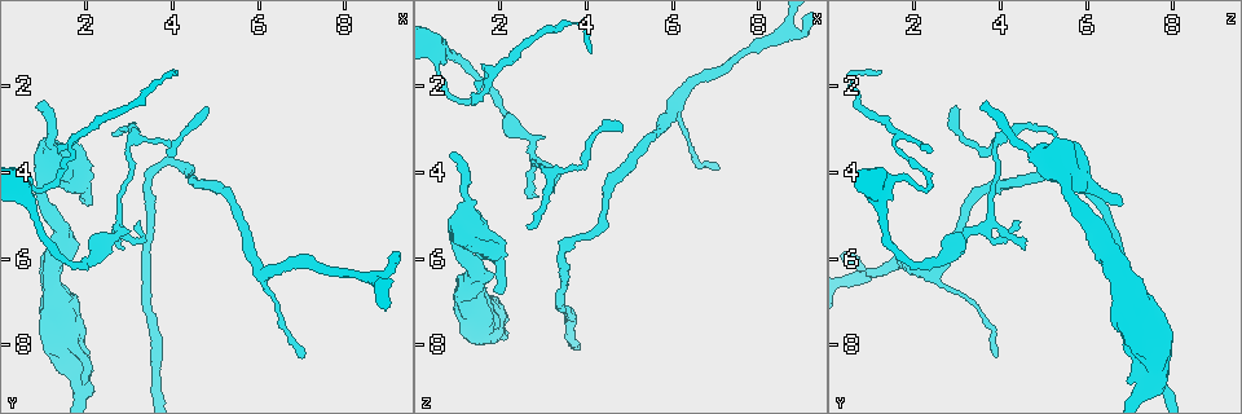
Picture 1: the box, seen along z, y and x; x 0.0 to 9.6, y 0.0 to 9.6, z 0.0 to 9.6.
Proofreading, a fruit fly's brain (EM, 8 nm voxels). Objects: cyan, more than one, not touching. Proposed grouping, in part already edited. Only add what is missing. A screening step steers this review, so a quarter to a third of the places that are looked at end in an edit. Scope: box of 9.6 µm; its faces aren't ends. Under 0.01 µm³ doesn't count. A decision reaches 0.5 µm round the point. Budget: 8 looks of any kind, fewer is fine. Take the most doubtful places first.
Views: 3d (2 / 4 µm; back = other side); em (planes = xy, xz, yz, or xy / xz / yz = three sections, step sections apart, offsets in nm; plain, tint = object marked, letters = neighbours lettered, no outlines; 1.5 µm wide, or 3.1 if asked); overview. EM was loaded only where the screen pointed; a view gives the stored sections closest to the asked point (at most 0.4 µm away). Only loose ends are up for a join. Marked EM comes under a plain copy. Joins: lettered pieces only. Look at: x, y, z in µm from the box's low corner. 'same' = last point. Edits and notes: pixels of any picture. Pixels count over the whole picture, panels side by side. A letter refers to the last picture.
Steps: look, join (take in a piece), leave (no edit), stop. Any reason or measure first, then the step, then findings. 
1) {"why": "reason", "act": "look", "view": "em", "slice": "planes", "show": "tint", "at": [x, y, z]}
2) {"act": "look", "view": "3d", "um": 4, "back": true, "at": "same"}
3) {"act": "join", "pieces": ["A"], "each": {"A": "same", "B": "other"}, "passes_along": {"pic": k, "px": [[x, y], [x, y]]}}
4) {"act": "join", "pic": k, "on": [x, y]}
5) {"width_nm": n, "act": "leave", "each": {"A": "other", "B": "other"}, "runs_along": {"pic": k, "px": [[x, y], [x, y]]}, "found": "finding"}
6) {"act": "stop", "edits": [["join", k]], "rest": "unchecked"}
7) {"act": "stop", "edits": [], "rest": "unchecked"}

{"why": "branch stops here", "act": "look", "view": "3d", "um": 2, "back": true, "at": [0.90, 2.50, 3.55]}

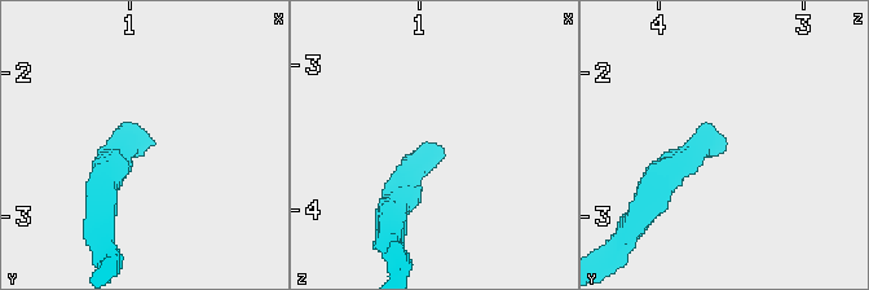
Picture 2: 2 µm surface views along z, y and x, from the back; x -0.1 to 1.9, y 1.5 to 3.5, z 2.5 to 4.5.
{"act": "look", "view": "em", "slice": "planes", "show": "letters", "at": [0.88, 2.50, 3.54]}

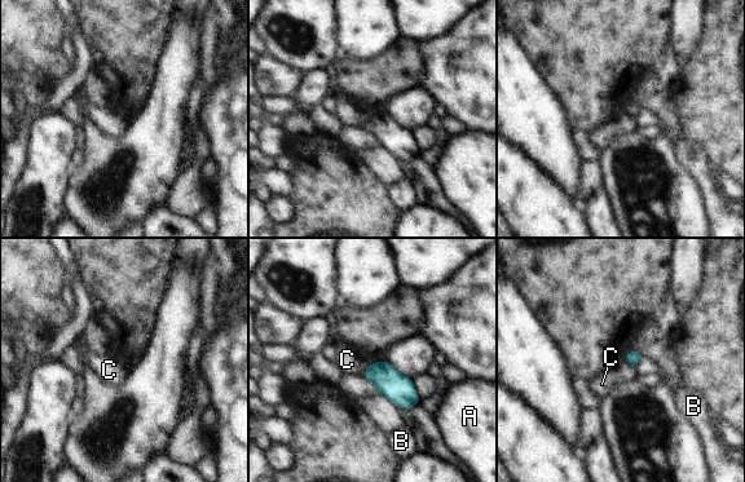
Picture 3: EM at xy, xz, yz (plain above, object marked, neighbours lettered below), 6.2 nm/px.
{"longest_contact_nm": ["C", 90], "act": "leave", "each": {"A": "other", "B": "other", "C": "other"}, "border": {"pic": 3, "px": [[624, 361], [635, 367]]}, "found": "no lettered piece goes on from it"}

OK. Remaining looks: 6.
{"why": "tapers out", "act": "look", "view": "em", "slice": "xz", "step": 8, "show": "letters", "at": [2.90, 5.85, 4.55]}

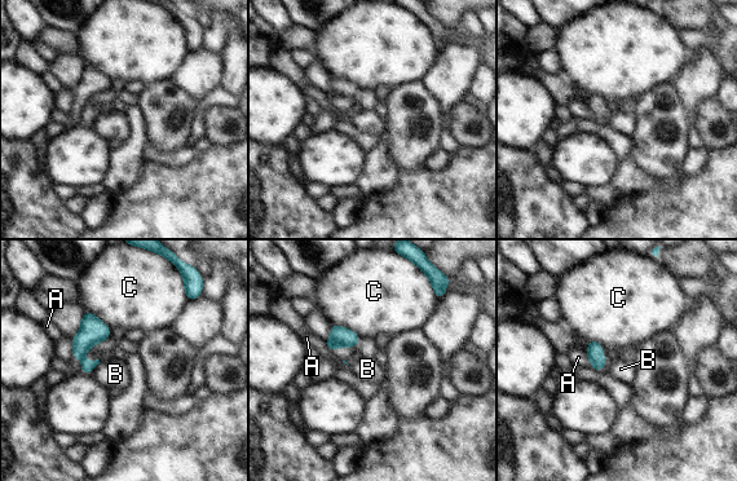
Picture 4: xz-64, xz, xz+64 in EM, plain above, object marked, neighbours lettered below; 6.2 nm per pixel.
{"act": "look", "view": "em", "slice": "planes", "show": "letters", "at": "same"}

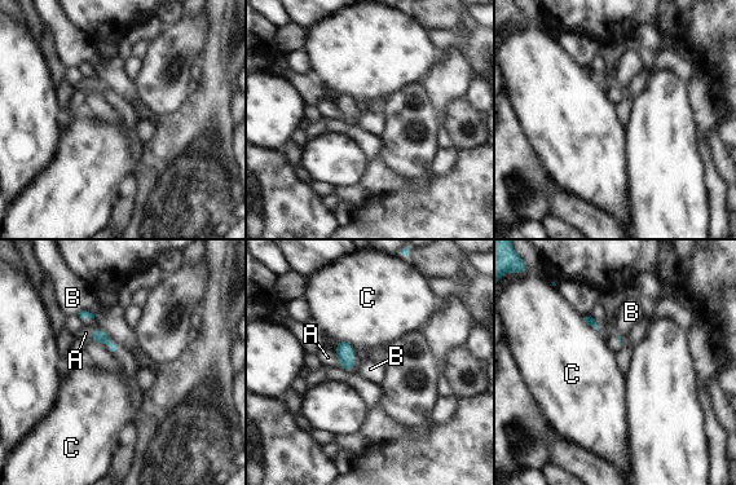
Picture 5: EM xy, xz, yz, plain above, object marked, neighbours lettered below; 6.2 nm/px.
{"act": "leave", "each": {"A": "other", "B": "other", "C": "other"}, "border": {"pic": 5, "px": [[582, 317], [598, 331]]}, "found": "none of them fits"}

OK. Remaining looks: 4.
{"why": "thin end", "act": "look", "view": "em", "slice": "planes", "show": "letters", "at": [7.05, 8.35, 3.85]}

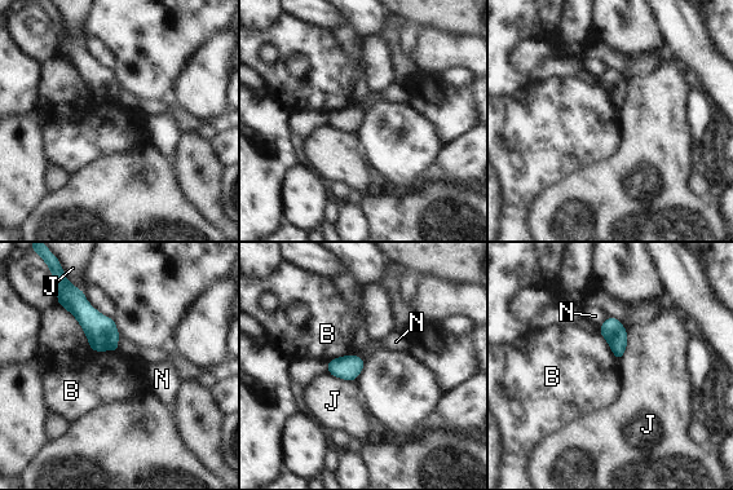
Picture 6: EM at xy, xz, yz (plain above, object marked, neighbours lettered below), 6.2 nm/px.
{"act": "leave", "each": {"B": "other", "J": "other", "N": "other"}, "border": {"pic": 6, "px": [[599, 332], [618, 361]]}, "found": "none of them fits"}

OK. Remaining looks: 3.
{"act": "stop", "edits": [], "rest": "unchecked"}

